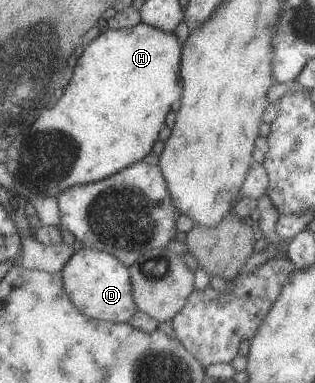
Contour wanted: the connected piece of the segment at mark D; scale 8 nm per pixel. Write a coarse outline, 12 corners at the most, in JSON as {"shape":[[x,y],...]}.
{"shape":[[76,251],[61,271],[89,319],[128,322],[137,311],[128,267]]}

